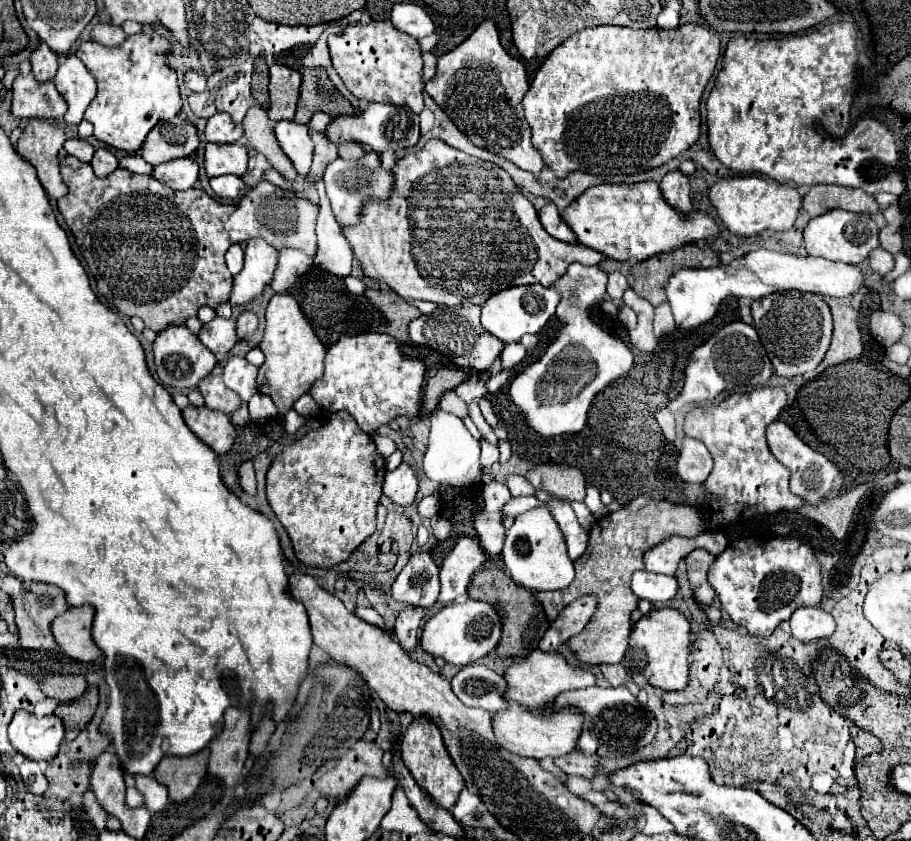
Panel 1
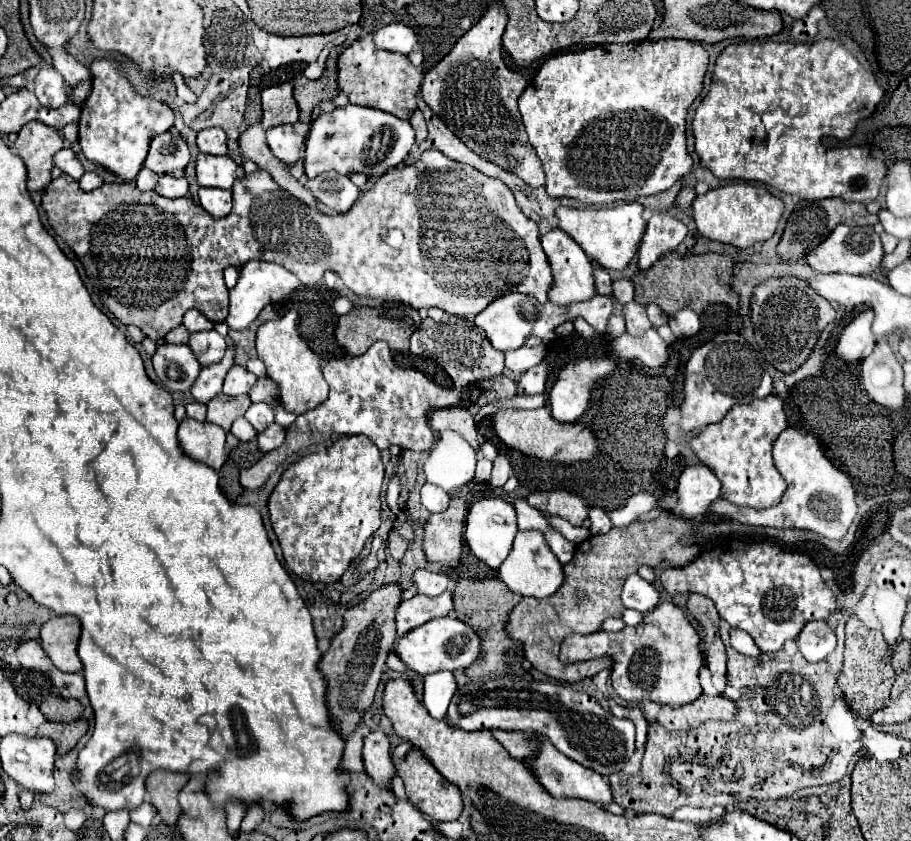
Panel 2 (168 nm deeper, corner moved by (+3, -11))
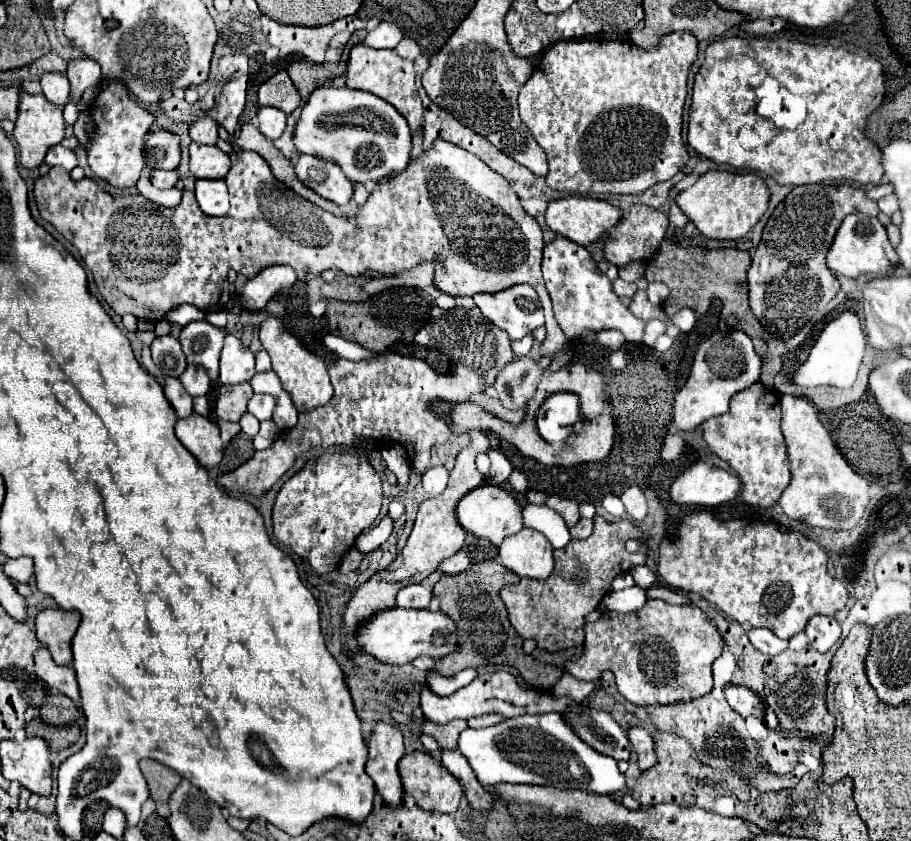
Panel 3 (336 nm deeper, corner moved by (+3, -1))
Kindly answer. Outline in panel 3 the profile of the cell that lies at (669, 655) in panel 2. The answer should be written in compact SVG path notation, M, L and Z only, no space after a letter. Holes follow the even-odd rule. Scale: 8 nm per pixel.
M647 600L645 606L635 614L605 612L595 624L585 624L583 656L565 664L567 672L575 678L589 680L597 678L603 670L611 670L617 680L617 688L625 700L637 706L651 704L673 704L679 700L693 700L705 696L713 688L711 664L723 652L723 638L703 610L695 604L673 606L663 600Z

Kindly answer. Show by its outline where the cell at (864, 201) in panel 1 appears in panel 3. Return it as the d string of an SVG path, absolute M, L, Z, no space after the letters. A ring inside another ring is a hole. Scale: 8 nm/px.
M807 184L793 188L793 192L771 214L749 268L749 302L761 326L779 342L793 338L823 308L823 304L829 304L829 300L839 292L839 282L827 268L825 254L843 218L853 212L877 216L879 208L877 202L869 200L861 188L853 188L849 184Z

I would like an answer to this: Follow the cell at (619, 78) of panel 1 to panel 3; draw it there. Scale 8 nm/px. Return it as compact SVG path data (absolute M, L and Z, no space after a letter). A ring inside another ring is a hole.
M671 32L661 38L661 42L653 50L643 50L637 44L629 40L567 40L567 42L557 42L553 44L531 78L525 82L525 86L519 92L519 112L521 120L527 124L531 130L533 138L539 142L539 146L547 154L549 162L549 172L545 176L547 186L553 190L563 190L563 192L581 192L581 194L639 194L647 190L649 186L669 180L675 176L689 160L687 148L681 138L681 116L683 116L683 106L687 98L687 78L691 72L693 62L699 56L699 40L691 32Z

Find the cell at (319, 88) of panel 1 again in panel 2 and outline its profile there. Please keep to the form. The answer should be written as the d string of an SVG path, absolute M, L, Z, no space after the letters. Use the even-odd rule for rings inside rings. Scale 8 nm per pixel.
M333 52L329 56L327 68L321 78L307 80L305 76L299 76L293 80L295 100L299 104L299 122L309 124L313 108L323 100L335 98L335 94L339 92L339 88L337 88L337 54L339 52Z

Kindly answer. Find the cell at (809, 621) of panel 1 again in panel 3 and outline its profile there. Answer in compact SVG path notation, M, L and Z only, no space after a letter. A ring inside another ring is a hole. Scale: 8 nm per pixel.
M813 616L805 626L805 634L817 652L827 652L839 640L841 626L833 616Z

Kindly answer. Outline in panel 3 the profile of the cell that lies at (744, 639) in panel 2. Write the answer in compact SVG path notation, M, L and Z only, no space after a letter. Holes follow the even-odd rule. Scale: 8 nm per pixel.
M751 628L751 630L747 632L747 638L749 638L749 642L751 642L759 652L763 652L763 654L767 654L767 656L775 656L775 654L779 654L781 650L787 648L787 640L777 638L771 630L765 630L765 628Z

